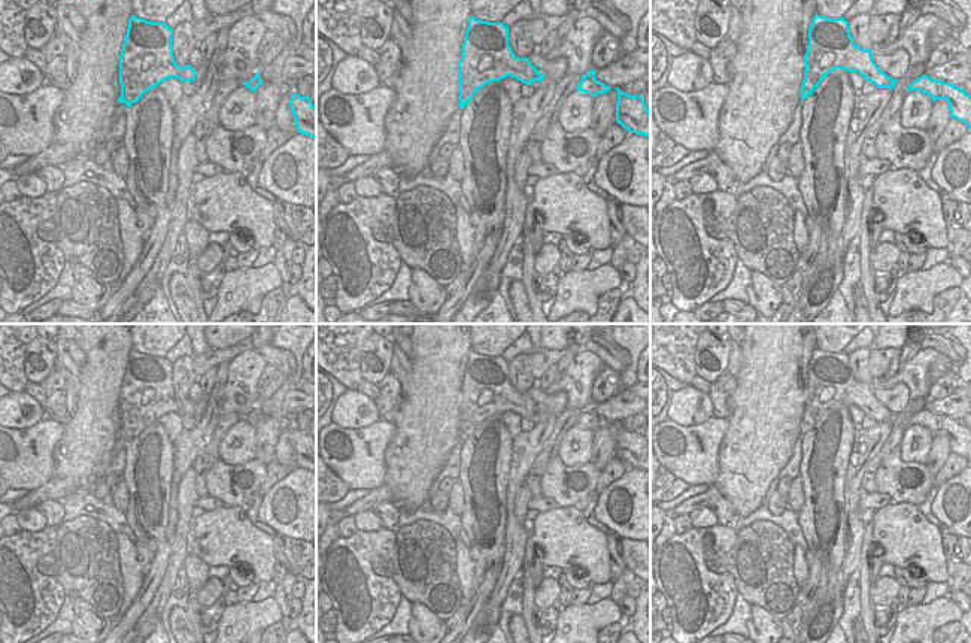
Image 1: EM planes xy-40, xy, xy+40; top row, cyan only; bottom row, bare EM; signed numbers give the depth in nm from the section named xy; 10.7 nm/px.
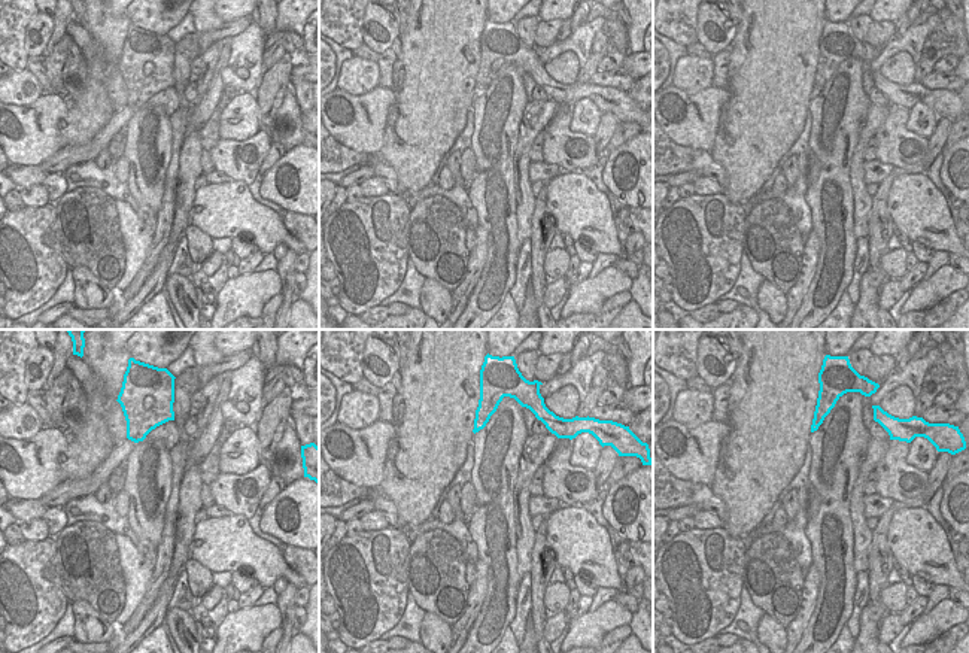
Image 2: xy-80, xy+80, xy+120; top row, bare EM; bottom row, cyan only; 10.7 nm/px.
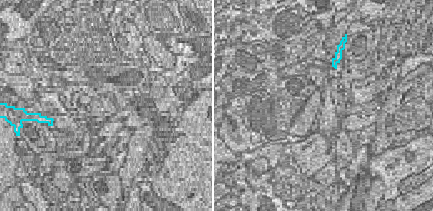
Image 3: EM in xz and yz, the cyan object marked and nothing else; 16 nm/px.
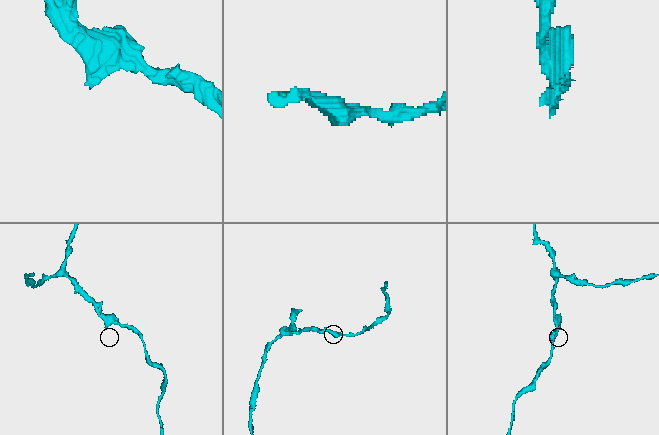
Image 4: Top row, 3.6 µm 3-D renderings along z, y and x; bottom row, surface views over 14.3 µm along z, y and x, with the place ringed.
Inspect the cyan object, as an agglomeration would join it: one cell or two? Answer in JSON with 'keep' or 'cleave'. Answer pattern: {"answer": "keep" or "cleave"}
{"answer": "keep"}

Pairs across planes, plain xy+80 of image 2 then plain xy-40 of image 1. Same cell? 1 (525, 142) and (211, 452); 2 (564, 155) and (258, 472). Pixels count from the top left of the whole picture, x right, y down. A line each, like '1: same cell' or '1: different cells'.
1: different cells
2: same cell

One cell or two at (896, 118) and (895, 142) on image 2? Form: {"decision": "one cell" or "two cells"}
{"decision": "one cell"}

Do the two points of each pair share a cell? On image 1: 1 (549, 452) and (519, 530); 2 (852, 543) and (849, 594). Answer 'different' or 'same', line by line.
1: different
2: different

